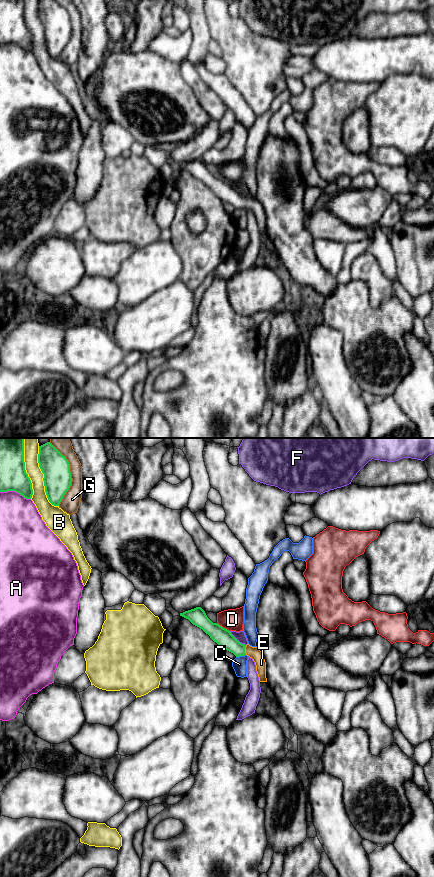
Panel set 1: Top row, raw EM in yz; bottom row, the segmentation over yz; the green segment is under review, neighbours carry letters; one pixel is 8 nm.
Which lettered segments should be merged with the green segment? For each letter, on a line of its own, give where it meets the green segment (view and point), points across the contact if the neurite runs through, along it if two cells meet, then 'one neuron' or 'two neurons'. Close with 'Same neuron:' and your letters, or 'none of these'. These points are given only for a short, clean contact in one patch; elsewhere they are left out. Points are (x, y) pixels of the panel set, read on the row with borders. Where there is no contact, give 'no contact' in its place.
A: yz (15, 491) | two neurons
B: yz (43, 478) | two neurons
C: yz (240, 655) | two neurons
D: yz (222, 627) | two neurons
E: yz (244, 650) | across yz (223, 637), (238, 649), (244, 650), (253, 652) | one neuron
F: yz (236, 639) | two neurons
G: yz (70, 473) | two neurons
Same neuron: E

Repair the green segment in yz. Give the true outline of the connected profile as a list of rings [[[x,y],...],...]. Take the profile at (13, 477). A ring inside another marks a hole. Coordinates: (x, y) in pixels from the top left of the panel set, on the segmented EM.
[[[0,438],[0,492],[15,491],[26,499],[33,495],[25,470],[24,438]]]

